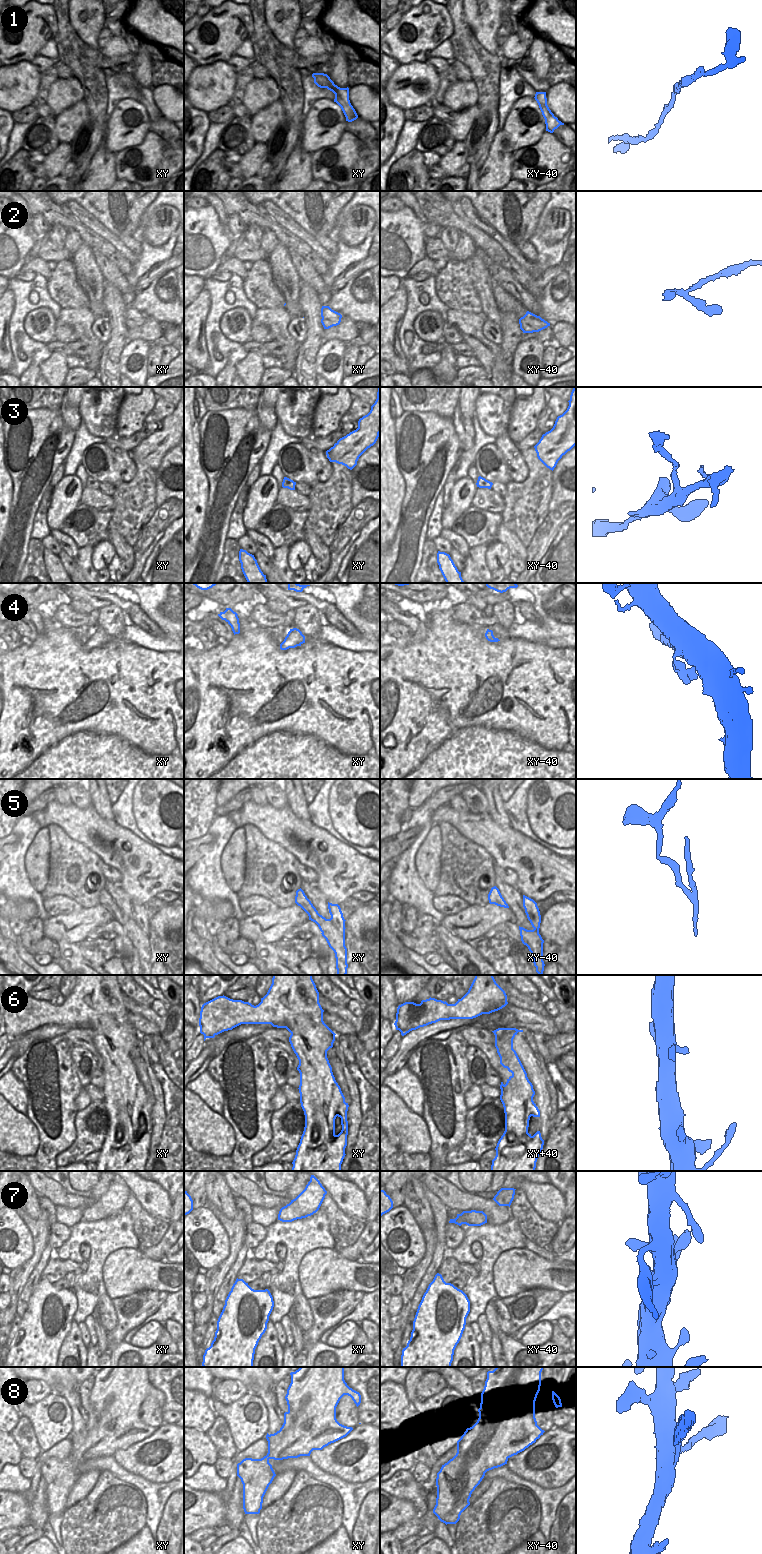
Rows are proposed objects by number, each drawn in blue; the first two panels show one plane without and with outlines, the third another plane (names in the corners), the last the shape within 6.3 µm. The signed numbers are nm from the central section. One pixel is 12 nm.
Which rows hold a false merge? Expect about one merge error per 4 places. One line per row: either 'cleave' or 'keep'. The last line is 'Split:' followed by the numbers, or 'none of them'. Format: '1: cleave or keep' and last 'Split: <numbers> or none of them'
1: keep
2: cleave
3: keep
4: keep
5: cleave
6: keep
7: keep
8: keep
Split: 2, 5

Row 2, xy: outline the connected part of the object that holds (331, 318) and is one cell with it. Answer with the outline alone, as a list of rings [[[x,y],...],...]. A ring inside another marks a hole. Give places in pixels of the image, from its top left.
[[[322,306],[322,308],[325,310],[325,314],[321,319],[324,329],[329,329],[340,324],[342,318],[340,313],[332,310],[329,306]]]

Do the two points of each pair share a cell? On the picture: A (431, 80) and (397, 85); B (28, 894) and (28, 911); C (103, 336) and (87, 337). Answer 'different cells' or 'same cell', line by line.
A: same cell
B: different cells
C: different cells

